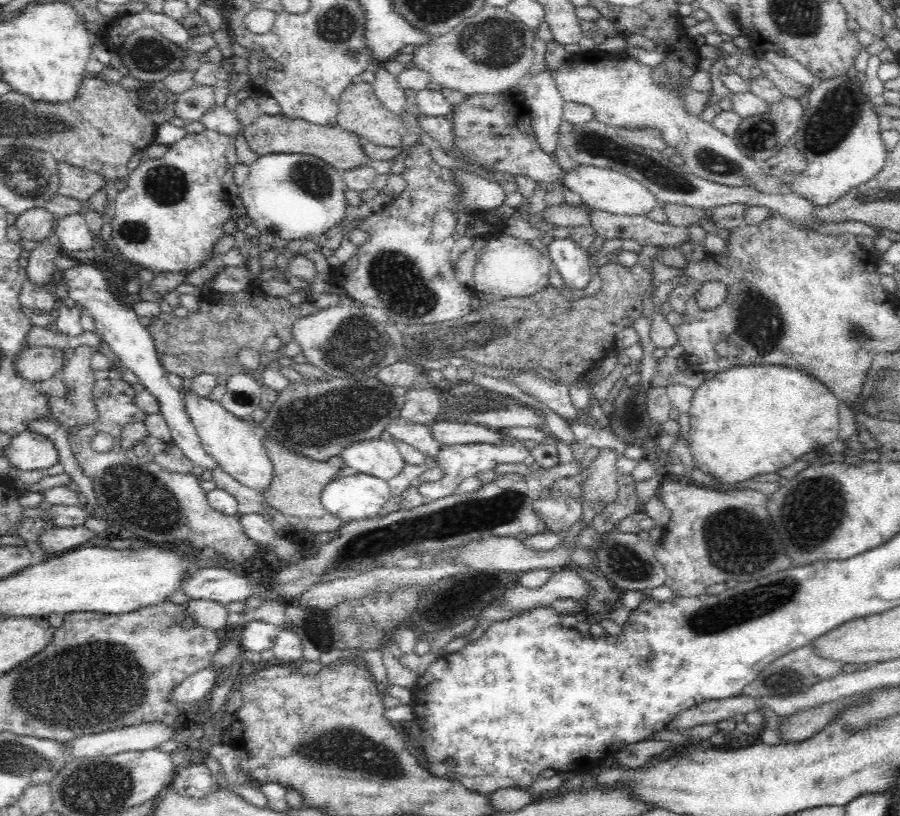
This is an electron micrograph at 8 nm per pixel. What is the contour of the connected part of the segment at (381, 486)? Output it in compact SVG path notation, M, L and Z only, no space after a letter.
M370 474L338 476L328 482L320 500L326 512L344 523L377 516L392 498L388 482Z

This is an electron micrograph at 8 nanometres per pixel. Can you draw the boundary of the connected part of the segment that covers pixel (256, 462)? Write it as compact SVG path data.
M191 388L182 389L186 413L200 437L203 449L220 464L220 469L230 477L234 477L247 488L264 491L269 488L273 478L273 464L264 449L262 438L256 437L256 432L247 420L240 419L222 407L222 402L216 402L209 397L202 397Z

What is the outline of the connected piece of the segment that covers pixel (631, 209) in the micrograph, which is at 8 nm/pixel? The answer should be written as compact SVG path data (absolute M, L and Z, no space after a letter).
M579 165L576 169L570 170L565 174L562 184L579 194L587 206L614 214L645 215L659 205L653 192L644 188L644 185L637 180L617 170Z

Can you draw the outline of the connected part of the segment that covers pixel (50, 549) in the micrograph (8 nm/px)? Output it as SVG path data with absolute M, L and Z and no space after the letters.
M84 525L55 528L46 526L38 542L48 556L75 549L76 546L94 538L94 535L94 532L88 531Z

